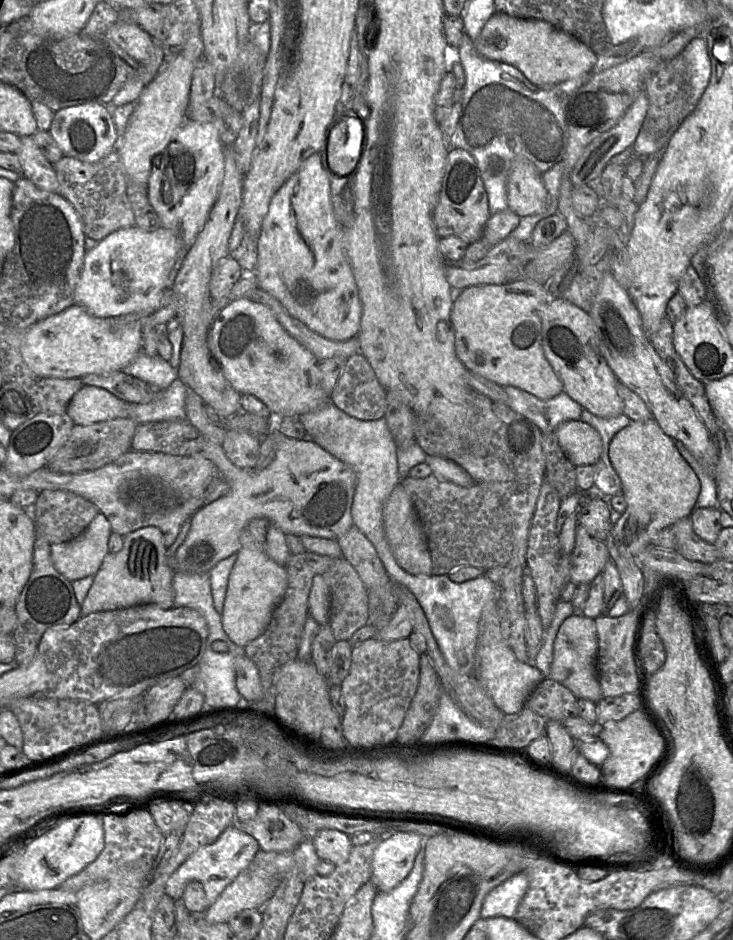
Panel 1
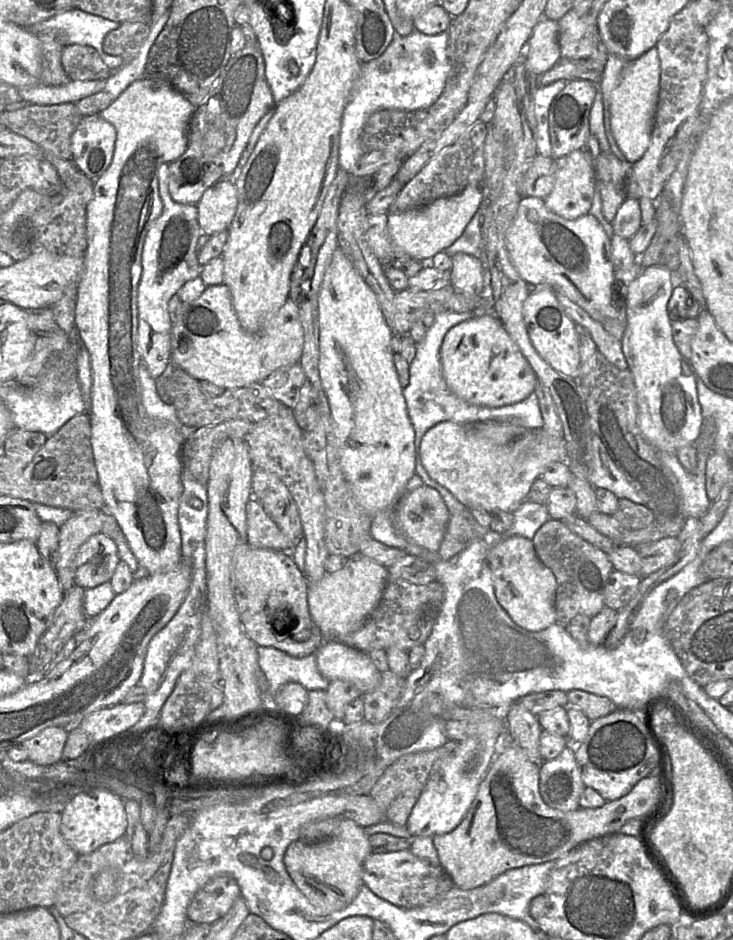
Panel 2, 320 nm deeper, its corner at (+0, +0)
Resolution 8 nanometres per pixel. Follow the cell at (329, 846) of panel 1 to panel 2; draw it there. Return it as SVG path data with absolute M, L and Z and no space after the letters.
M410 850L390 853L370 853L363 863L363 883L379 898L404 909L428 906L444 896L453 886L453 882L441 866L435 867L416 857Z

